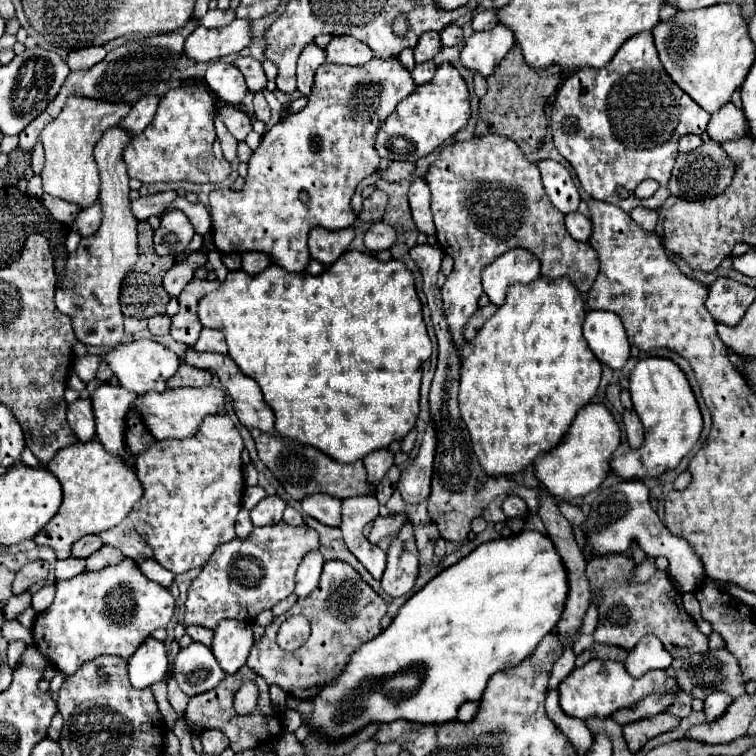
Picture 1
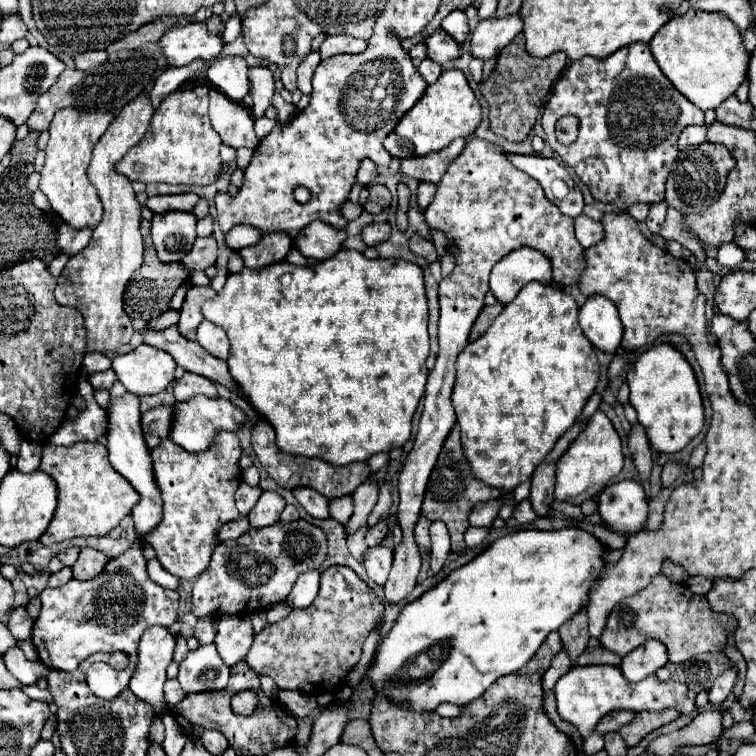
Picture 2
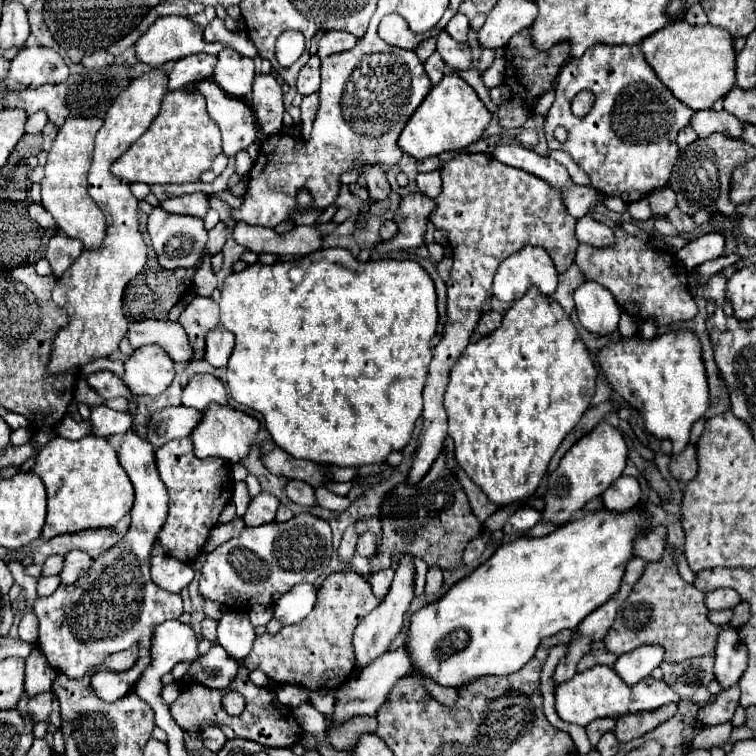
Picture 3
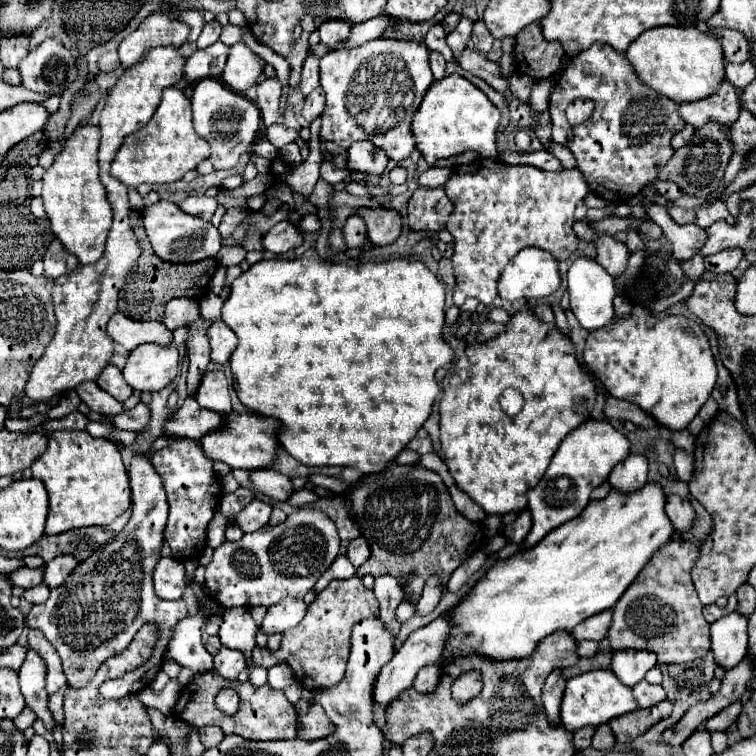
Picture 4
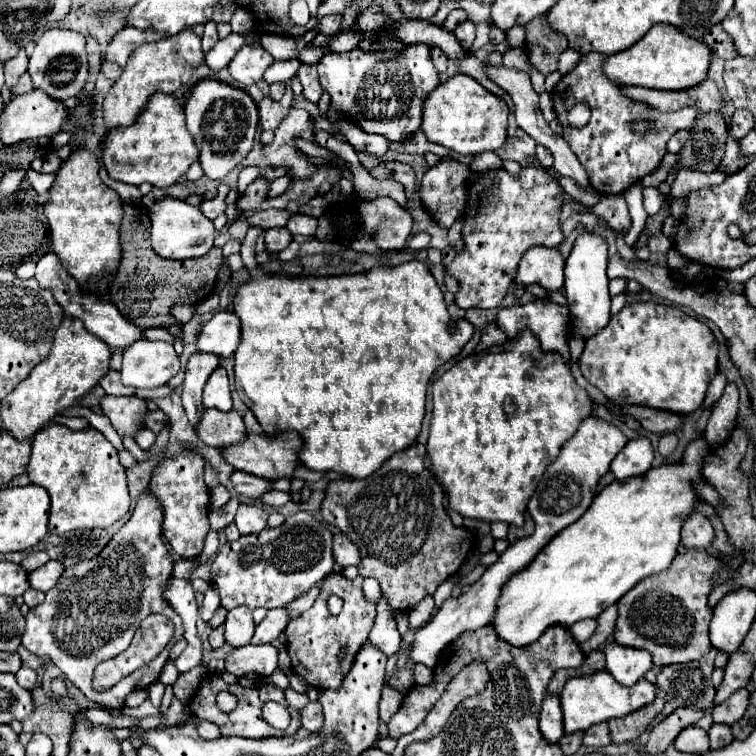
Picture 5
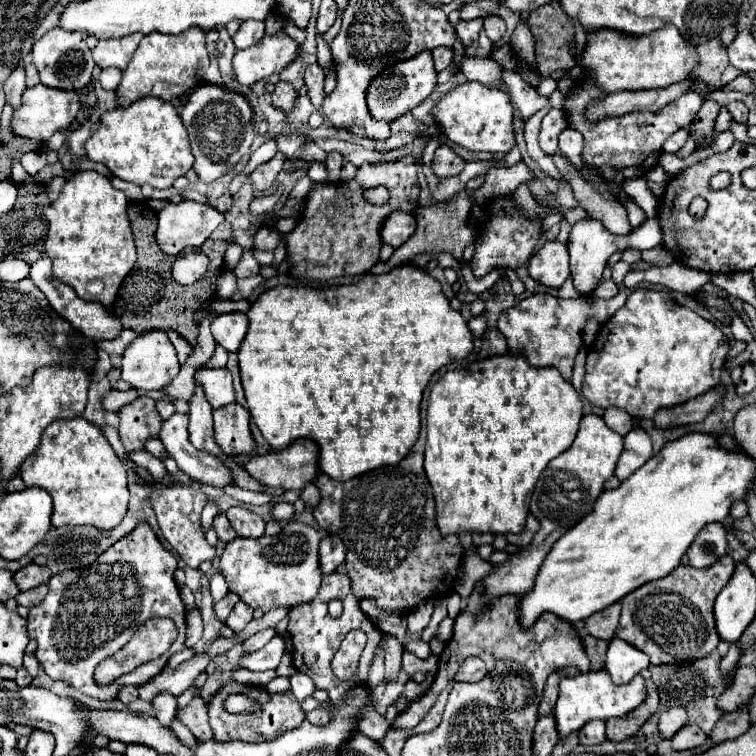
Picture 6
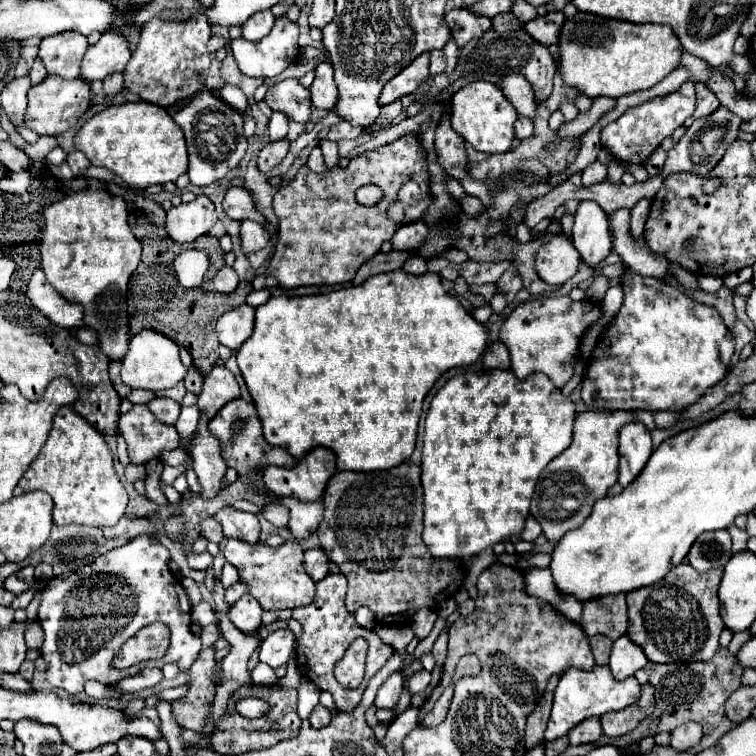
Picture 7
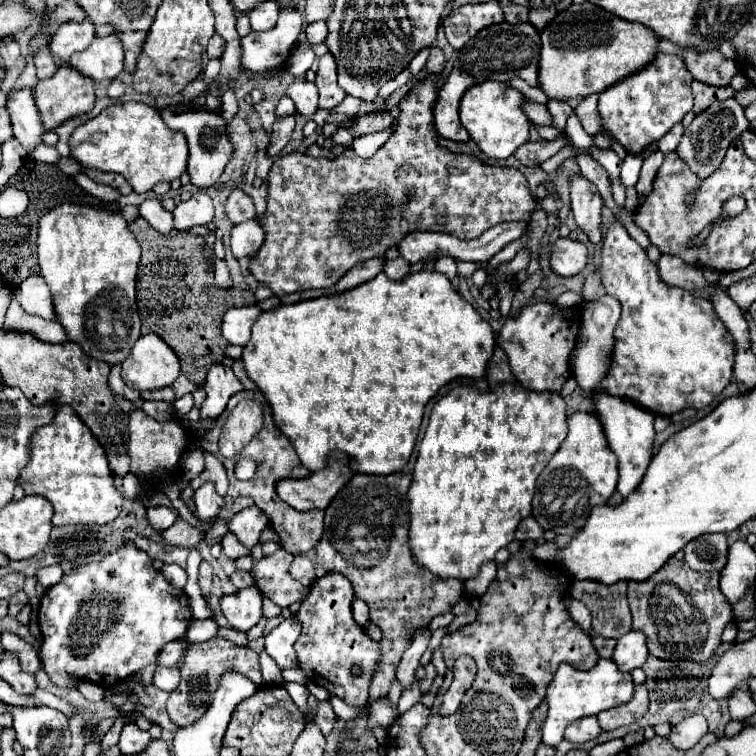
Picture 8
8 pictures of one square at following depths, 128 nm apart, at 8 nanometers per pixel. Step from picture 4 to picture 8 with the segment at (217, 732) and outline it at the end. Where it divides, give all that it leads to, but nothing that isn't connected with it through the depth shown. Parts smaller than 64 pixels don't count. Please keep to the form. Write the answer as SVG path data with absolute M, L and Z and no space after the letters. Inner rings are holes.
M214 636L208 642L202 644L192 644L186 658L184 658L184 666L182 666L182 680L178 684L178 688L170 694L168 698L168 714L172 718L172 722L176 726L188 726L192 722L196 722L210 706L212 698L210 694L216 692L220 678L226 670L238 670L244 676L248 676L254 684L262 684L262 674L260 674L260 664L258 664L258 654L250 648L244 646L232 646L228 640Z

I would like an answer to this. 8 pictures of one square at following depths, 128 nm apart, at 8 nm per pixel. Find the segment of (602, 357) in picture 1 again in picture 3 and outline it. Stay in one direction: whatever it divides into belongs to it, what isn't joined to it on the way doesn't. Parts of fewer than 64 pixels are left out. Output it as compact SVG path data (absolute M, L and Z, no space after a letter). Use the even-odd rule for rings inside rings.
M598 282L580 284L580 288L574 292L574 302L578 320L588 332L606 336L618 328L622 310L612 294Z

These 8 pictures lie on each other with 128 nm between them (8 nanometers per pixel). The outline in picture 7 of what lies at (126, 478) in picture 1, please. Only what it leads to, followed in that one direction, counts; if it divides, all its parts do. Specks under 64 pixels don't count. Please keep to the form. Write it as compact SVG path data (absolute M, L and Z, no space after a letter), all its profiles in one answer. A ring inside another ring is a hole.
M72 408L58 410L46 444L18 484L26 492L46 490L52 496L56 526L114 526L124 516L124 508L128 504L126 488L114 470L114 456L104 436Z

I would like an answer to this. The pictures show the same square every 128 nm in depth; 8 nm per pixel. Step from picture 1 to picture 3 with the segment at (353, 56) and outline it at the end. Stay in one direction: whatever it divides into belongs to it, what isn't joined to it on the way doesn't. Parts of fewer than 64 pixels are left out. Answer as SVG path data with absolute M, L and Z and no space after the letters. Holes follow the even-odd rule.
M330 30L330 32L326 32L320 38L318 56L326 58L326 56L332 56L332 54L338 54L338 52L344 52L344 50L352 50L356 46L356 42L358 42L358 38L352 36L352 34L348 34L348 32Z

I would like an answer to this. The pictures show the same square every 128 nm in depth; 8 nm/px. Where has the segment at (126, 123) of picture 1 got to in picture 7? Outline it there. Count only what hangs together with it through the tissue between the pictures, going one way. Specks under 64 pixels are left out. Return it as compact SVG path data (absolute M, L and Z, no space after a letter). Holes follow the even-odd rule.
M262 10L256 12L252 18L248 18L248 22L244 22L242 26L242 36L250 42L258 42L260 38L264 38L274 26L274 16L270 10Z

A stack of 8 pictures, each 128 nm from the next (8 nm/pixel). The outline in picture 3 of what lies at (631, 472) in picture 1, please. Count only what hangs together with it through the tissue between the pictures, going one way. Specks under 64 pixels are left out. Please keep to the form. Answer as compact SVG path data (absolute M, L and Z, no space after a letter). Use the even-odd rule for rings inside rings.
M668 332L652 340L616 340L600 352L602 370L612 390L638 410L646 430L658 440L670 440L680 454L690 438L690 428L710 404L706 372L700 358L700 342L694 332Z

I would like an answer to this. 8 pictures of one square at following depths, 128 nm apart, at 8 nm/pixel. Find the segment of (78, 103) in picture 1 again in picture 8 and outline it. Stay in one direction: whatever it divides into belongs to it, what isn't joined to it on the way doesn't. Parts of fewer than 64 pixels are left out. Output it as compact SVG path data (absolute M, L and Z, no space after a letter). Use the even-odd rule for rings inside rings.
M60 204L40 220L38 230L38 264L46 284L52 290L58 322L66 328L68 340L82 346L82 350L110 366L124 362L134 342L140 338L140 316L136 310L136 272L140 262L140 246L120 212L110 212L94 206Z

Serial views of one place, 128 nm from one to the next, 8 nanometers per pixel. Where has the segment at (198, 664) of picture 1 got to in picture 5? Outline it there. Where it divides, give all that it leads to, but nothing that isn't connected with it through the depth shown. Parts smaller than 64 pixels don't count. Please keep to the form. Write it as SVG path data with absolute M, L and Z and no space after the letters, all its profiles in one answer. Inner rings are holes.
M270 644L262 646L242 646L234 648L224 658L224 670L234 676L244 676L248 672L256 672L260 676L272 676L278 670L278 650Z

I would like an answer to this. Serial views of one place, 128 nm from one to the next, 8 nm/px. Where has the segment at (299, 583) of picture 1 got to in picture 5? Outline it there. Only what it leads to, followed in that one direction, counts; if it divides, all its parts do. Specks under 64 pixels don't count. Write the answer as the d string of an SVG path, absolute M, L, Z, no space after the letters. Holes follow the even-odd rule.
M276 608L276 610L268 610L266 618L256 626L256 634L252 638L252 644L262 644L264 640L274 640L278 638L284 628L288 626L292 614L284 608Z

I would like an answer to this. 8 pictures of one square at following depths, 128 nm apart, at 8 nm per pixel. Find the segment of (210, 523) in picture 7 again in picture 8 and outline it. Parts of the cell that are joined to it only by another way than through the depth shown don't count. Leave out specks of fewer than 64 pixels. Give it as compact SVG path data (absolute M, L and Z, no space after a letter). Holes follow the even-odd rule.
M178 518L168 530L162 532L164 542L180 546L180 548L196 548L198 542L204 540L204 530L188 524L184 518Z

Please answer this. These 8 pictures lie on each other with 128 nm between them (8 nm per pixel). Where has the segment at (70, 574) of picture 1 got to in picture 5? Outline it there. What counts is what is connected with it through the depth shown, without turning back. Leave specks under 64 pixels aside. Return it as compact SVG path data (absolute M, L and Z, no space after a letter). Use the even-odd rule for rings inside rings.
M30 588L30 590L26 590L26 592L22 594L22 598L24 598L24 604L28 604L30 608L34 608L34 606L38 606L40 602L44 602L44 592L38 592L38 590Z

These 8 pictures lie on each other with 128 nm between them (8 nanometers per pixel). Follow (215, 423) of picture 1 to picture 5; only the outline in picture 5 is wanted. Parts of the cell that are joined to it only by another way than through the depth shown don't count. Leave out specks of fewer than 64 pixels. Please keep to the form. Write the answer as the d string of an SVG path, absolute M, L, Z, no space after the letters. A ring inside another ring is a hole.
M182 450L174 458L162 458L150 480L150 490L160 498L164 506L164 536L170 542L172 550L180 558L194 560L202 554L204 538L210 530L208 524L208 504L210 490L204 484L204 460L188 450Z

